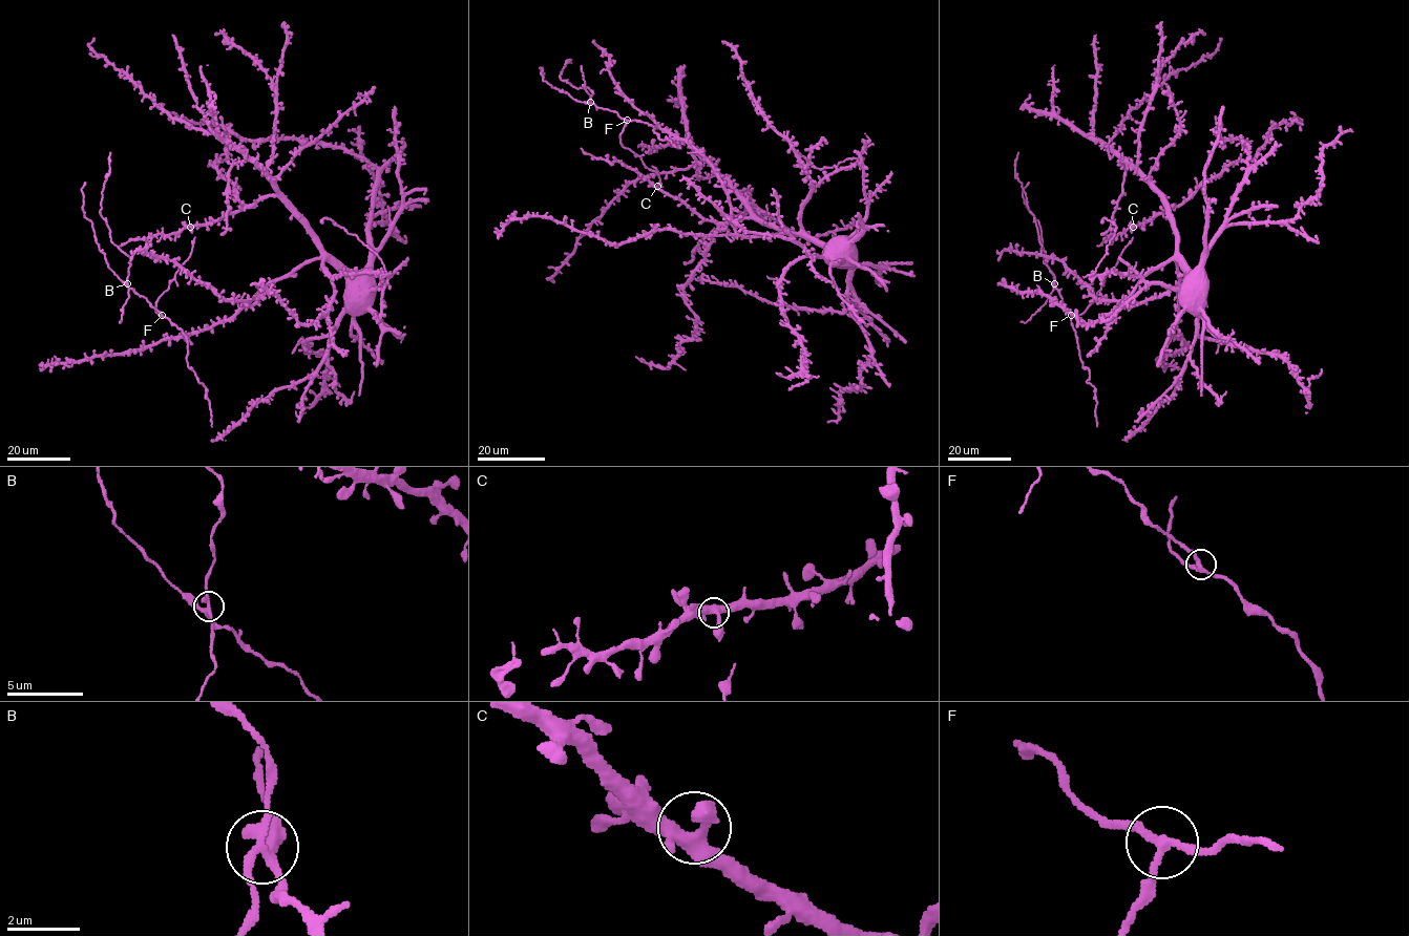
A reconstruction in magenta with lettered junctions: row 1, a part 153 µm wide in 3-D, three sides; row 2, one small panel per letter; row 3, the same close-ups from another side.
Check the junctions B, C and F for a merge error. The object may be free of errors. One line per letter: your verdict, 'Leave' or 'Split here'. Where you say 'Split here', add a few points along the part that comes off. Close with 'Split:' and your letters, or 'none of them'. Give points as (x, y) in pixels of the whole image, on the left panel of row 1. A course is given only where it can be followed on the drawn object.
B: Split here. Course of the part to remove: (127, 284), (130, 259), (112, 242), (109, 228), (100, 213), (110, 152)
C: Leave
F: Leave
Split: B

